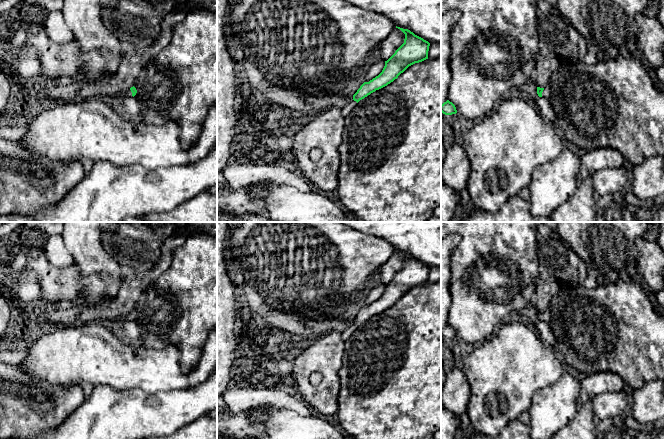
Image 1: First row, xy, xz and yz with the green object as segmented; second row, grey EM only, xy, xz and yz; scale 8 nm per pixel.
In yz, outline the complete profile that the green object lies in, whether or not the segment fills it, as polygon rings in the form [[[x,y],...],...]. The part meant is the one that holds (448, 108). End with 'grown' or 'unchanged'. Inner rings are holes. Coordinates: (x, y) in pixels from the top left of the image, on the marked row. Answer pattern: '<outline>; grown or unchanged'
[[[447,100],[441,105],[441,112],[445,115],[452,115],[452,114],[456,114],[457,110],[455,105],[449,100]]]; unchanged

